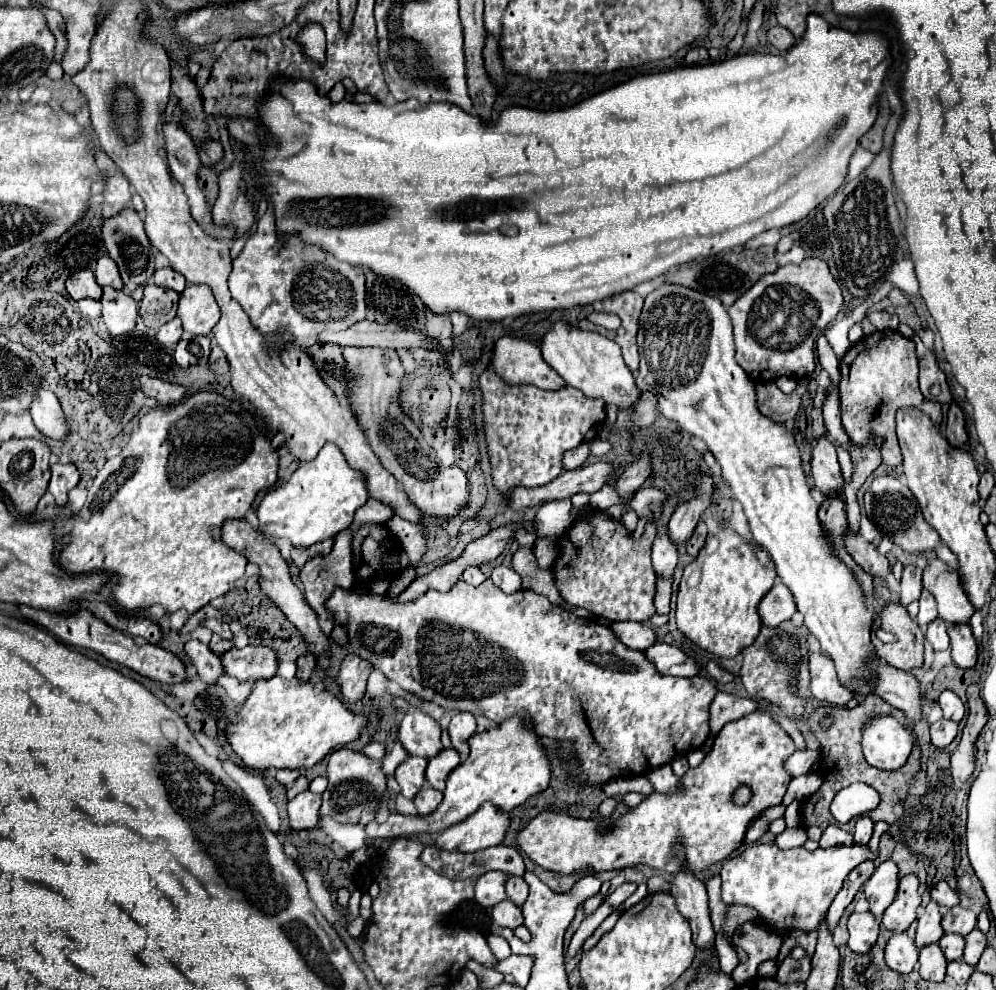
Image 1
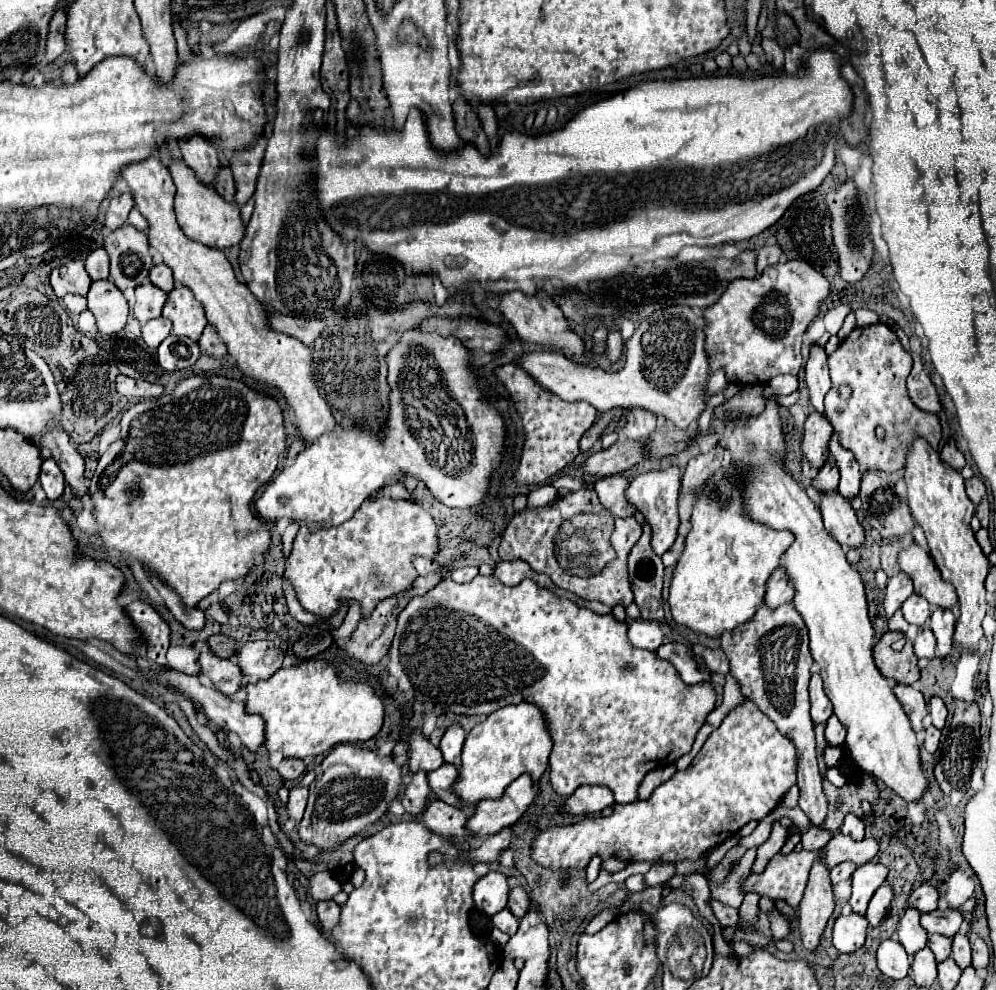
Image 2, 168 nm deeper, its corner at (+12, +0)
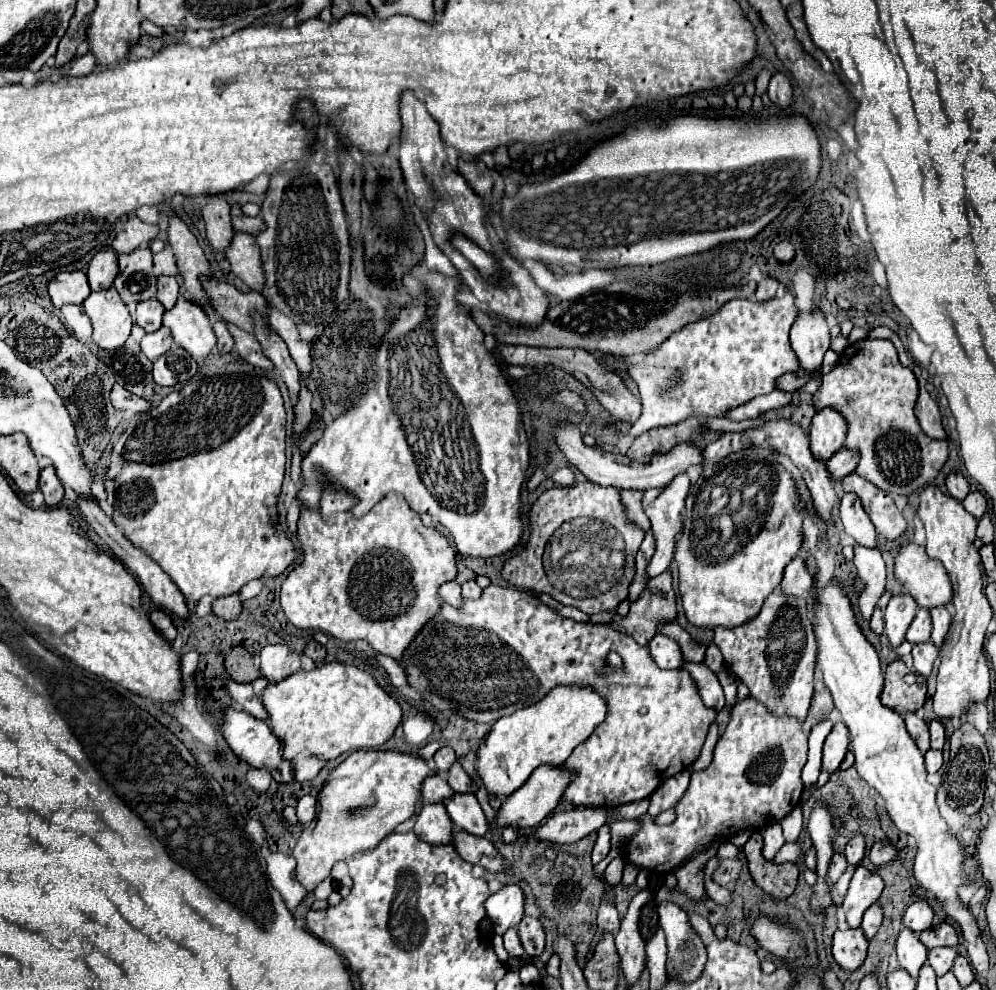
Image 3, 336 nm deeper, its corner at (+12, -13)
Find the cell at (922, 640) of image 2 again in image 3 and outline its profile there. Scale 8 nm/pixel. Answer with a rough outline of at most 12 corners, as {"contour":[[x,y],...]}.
{"contour":[[934,643],[912,647],[912,671],[930,675],[938,657]]}

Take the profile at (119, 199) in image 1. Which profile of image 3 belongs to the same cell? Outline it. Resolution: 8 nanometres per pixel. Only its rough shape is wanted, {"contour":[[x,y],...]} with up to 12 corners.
{"contour":[[132,215],[112,241],[116,253],[130,253],[156,239],[158,227]]}

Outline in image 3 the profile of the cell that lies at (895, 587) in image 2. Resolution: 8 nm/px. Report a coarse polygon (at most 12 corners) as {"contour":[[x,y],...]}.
{"contour":[[908,593],[884,609],[884,631],[892,647],[906,639],[918,605]]}

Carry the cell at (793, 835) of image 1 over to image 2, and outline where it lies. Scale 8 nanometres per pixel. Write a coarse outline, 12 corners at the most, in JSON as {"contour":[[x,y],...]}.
{"contour":[[762,820],[750,836],[738,844],[758,848],[770,838],[772,822]]}

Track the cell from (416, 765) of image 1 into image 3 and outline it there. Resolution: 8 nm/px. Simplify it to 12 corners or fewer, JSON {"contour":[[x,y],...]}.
{"contour":[[442,803],[422,805],[414,833],[432,845],[454,845],[454,825]]}

